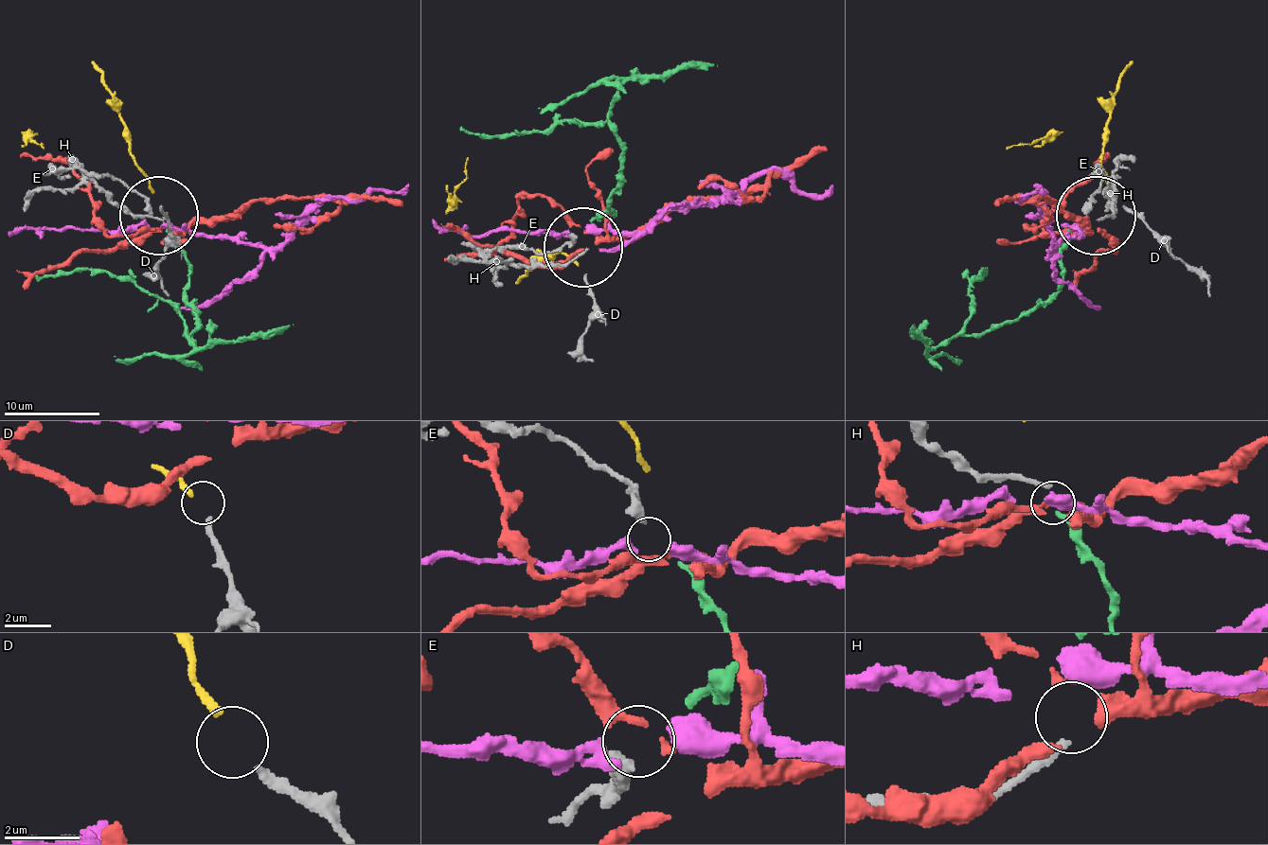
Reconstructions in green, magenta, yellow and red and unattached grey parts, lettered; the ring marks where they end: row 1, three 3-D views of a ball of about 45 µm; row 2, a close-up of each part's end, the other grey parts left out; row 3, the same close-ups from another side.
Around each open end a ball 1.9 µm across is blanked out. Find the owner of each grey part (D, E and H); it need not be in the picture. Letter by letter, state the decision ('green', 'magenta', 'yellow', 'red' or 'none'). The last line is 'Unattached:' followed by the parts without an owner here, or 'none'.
D: yellow
E: magenta
H: none
Unattached: H

